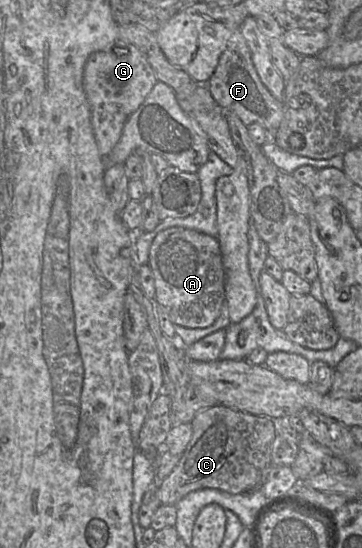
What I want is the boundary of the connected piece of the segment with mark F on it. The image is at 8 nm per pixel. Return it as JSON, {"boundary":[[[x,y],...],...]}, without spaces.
{"boundary":[[[240,28],[231,35],[207,86],[212,97],[224,111],[236,115],[246,126],[261,126],[271,131],[277,131],[284,119],[283,104],[261,81],[253,64],[250,48]]]}

